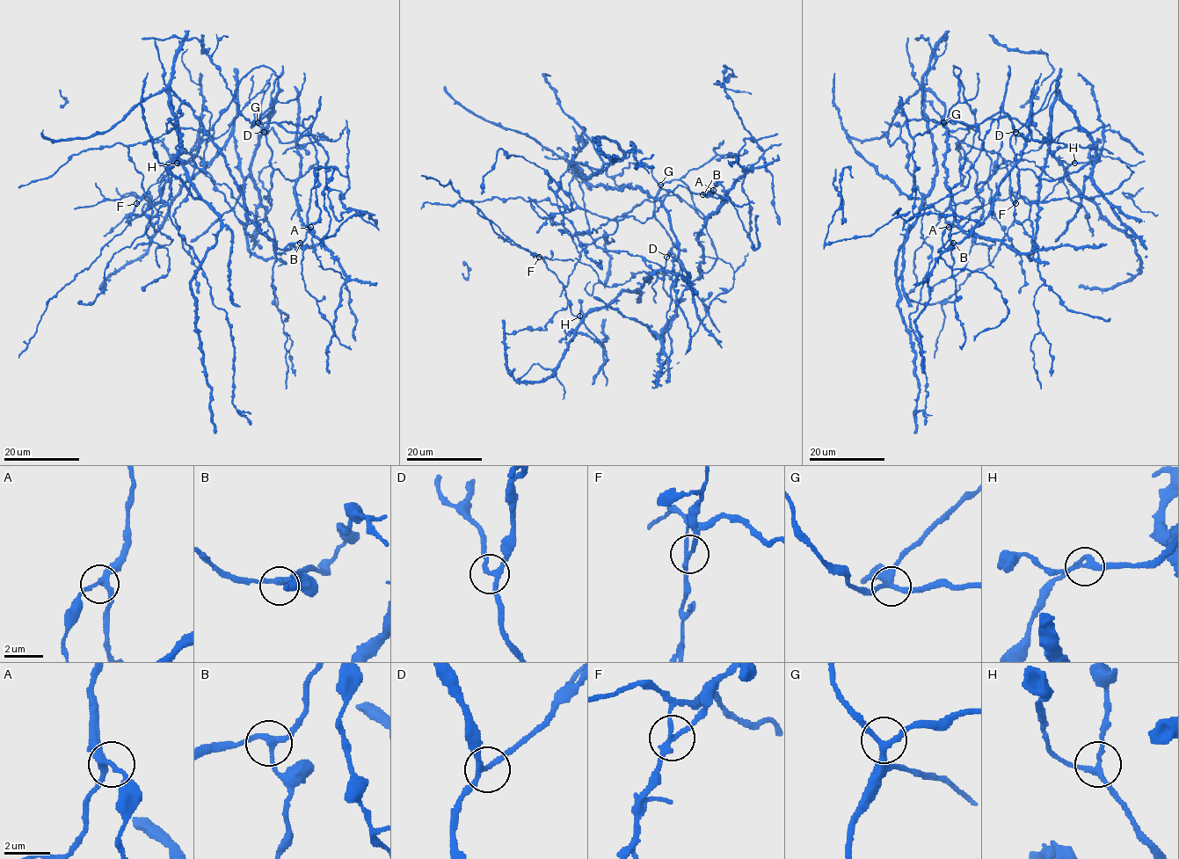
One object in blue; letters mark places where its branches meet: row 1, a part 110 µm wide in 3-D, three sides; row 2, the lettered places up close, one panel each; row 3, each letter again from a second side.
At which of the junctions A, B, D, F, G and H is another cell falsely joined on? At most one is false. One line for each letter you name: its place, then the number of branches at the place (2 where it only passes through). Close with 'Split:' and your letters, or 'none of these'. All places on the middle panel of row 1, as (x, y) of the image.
F: at (539, 257); 3 branches meet
Split: F

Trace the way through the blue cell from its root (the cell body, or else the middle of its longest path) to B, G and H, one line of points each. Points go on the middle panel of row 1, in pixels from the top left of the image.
B: (671, 249), (654, 214), (659, 187), (680, 179), (710, 217), (721, 199), (702, 194)
G: (671, 249), (673, 241), (654, 214), (654, 200), (660, 185)
H: (671, 249), (659, 187), (680, 179), (707, 217), (717, 194), (678, 185), (589, 243), (561, 295), (579, 316)

